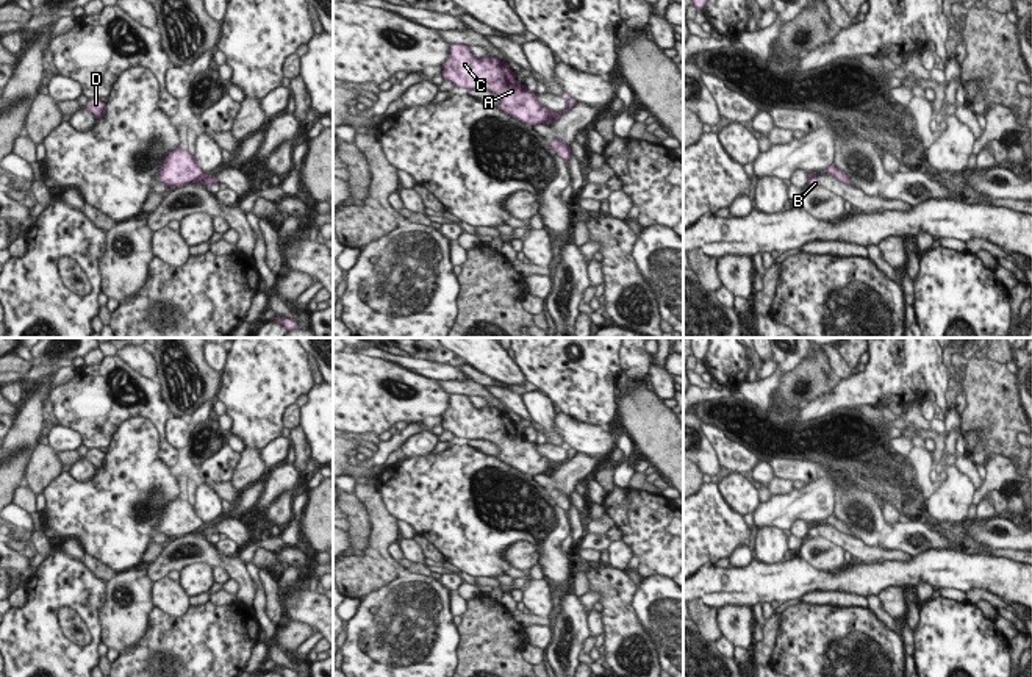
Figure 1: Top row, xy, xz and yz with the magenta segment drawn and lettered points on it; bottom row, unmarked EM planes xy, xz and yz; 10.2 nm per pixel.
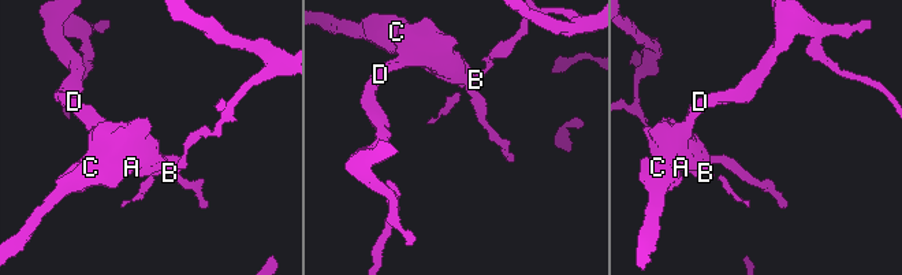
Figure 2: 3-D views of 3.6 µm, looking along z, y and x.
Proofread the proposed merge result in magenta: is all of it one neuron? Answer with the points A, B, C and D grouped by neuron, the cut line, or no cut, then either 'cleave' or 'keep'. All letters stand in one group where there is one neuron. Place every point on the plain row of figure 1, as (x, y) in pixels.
A C D / B | xz (555, 463), (543, 472) | cleave

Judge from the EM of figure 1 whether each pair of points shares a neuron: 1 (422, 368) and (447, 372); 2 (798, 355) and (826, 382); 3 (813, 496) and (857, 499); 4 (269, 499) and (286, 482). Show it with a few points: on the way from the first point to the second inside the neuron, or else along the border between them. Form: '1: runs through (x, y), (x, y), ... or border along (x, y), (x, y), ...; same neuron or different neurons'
1: runs through (429, 368), (441, 371); same neuron
2: border along (812, 354), (791, 369), (787, 369), (777, 386); different neurons
3: border along (831, 485), (834, 497), (832, 513); different neurons
4: runs through (272, 494), (282, 485); same neuron

